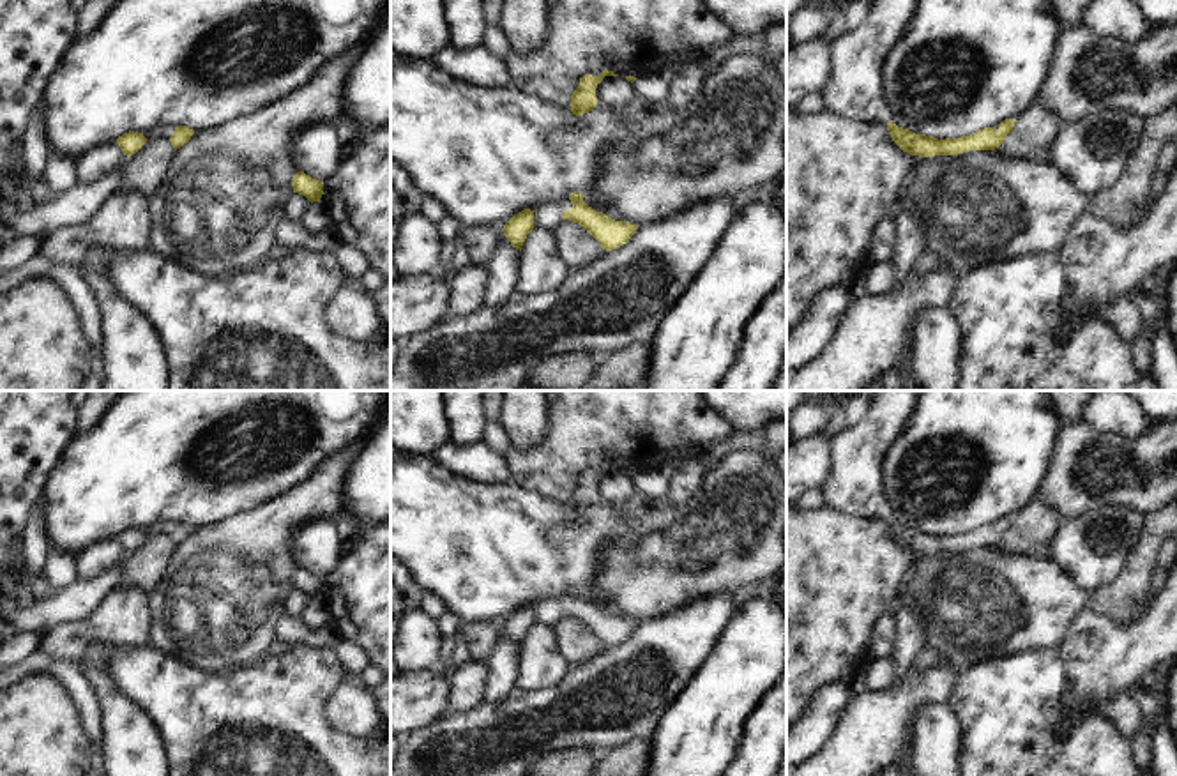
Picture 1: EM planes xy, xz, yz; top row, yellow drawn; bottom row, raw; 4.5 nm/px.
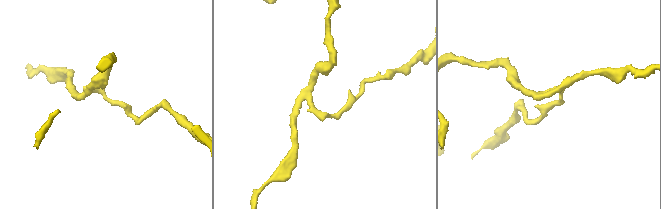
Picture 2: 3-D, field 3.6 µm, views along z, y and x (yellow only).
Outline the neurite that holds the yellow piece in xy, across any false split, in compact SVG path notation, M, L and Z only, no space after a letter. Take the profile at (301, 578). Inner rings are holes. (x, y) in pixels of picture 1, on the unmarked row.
M297 567L292 574L293 589L306 592L311 599L320 597L323 590L323 578L306 571L304 567Z

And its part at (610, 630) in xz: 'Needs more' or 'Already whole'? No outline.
Needs more

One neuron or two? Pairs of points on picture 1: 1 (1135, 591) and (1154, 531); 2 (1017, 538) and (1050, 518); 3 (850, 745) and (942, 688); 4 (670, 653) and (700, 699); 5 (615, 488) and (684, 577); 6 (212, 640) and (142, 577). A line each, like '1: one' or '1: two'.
1: one
2: one
3: one
4: two
5: one
6: two

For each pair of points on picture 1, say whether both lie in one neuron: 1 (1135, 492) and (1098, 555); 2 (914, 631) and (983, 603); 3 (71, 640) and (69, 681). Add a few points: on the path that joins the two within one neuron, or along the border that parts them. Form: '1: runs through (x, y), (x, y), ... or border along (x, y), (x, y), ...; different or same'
1: border along (1085, 509), (1096, 504), (1123, 502), (1144, 517); different
2: border along (902, 596), (916, 607), (923, 621), (926, 642); different
3: border along (36, 649), (53, 658), (75, 660); different

